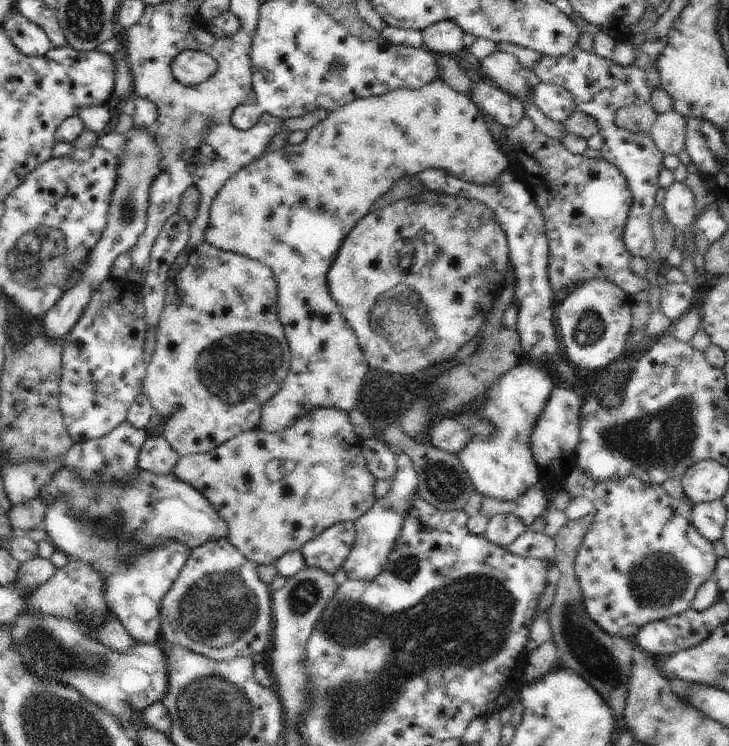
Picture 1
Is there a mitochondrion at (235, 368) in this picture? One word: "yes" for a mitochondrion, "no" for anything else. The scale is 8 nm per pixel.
yes

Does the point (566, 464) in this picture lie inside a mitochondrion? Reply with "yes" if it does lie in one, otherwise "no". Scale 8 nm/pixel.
no

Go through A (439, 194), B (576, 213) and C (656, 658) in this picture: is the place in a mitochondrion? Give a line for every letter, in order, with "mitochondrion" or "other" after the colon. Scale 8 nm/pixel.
A: other
B: other
C: other

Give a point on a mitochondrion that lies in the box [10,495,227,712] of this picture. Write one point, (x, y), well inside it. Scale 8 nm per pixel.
(43, 644)

